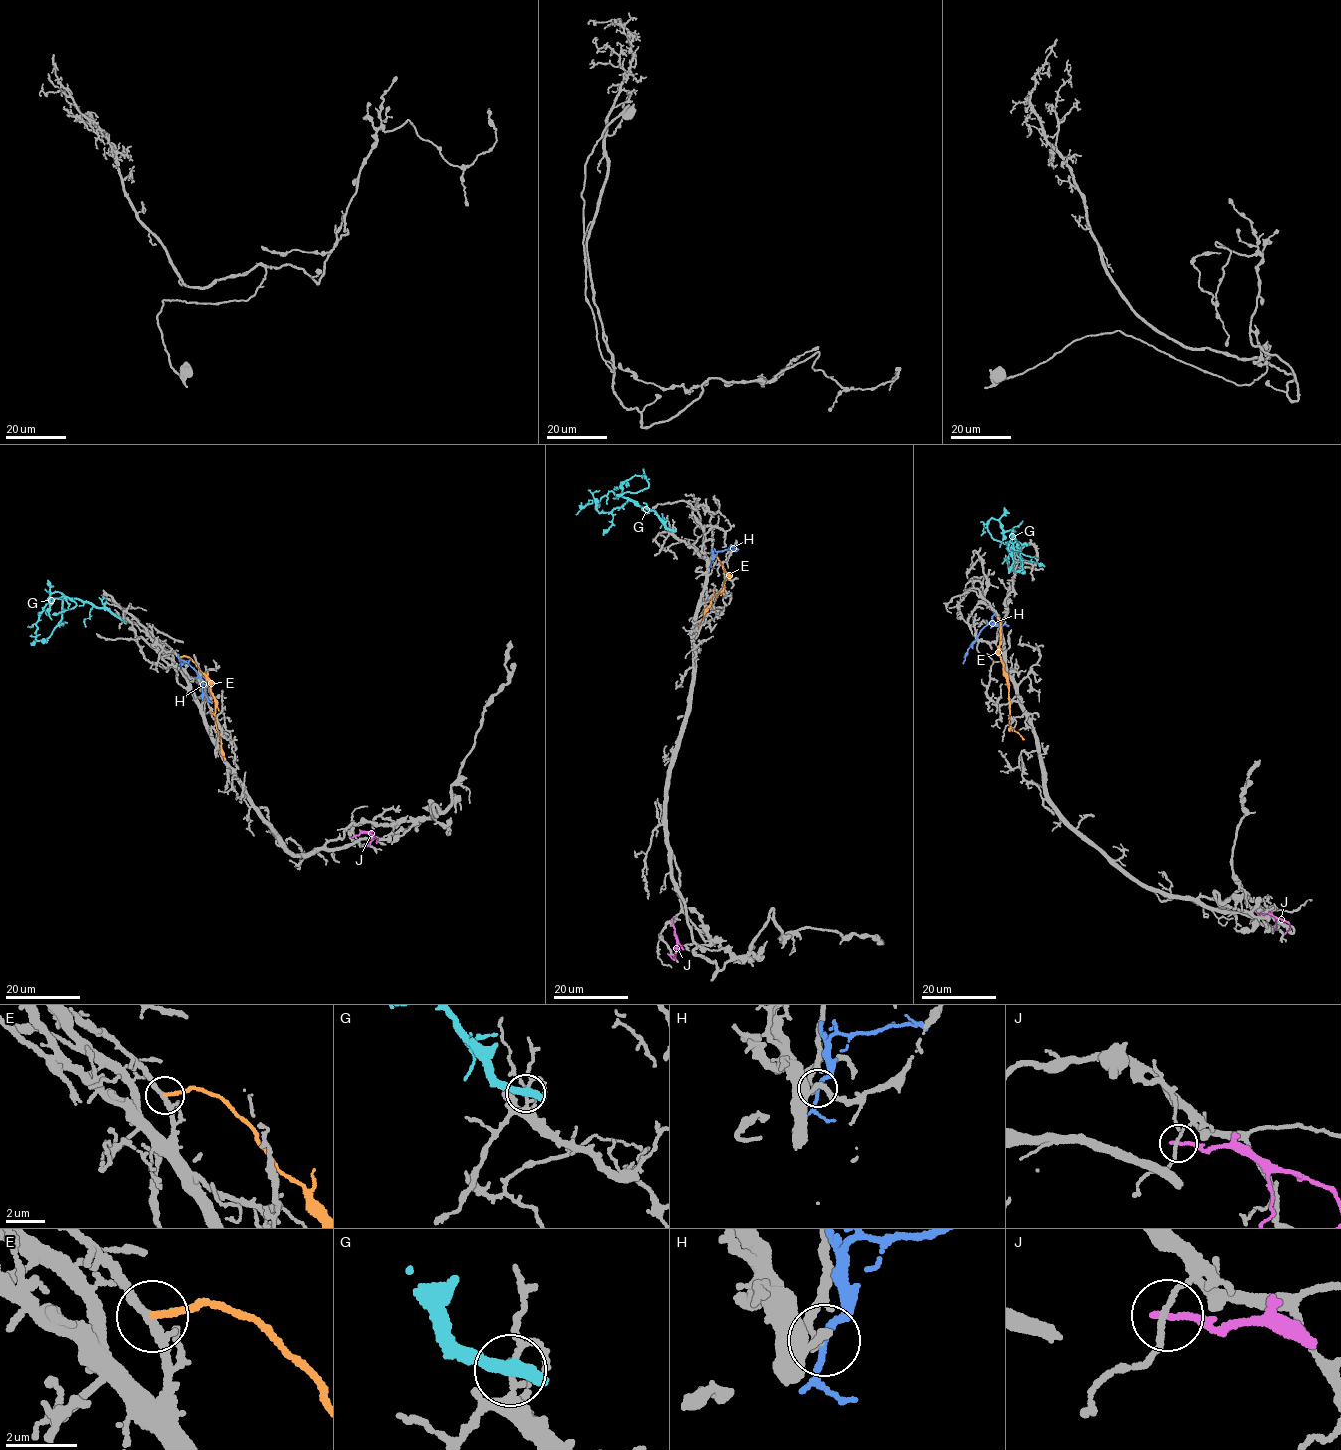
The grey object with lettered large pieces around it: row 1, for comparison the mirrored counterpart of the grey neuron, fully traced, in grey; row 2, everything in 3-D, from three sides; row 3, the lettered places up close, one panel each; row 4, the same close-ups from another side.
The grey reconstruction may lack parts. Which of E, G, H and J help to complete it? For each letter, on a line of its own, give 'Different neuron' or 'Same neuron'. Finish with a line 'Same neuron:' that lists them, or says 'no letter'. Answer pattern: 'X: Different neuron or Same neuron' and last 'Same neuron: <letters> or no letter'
E: Different neuron
G: Different neuron
H: Different neuron
J: Different neuron
Same neuron: no letter

